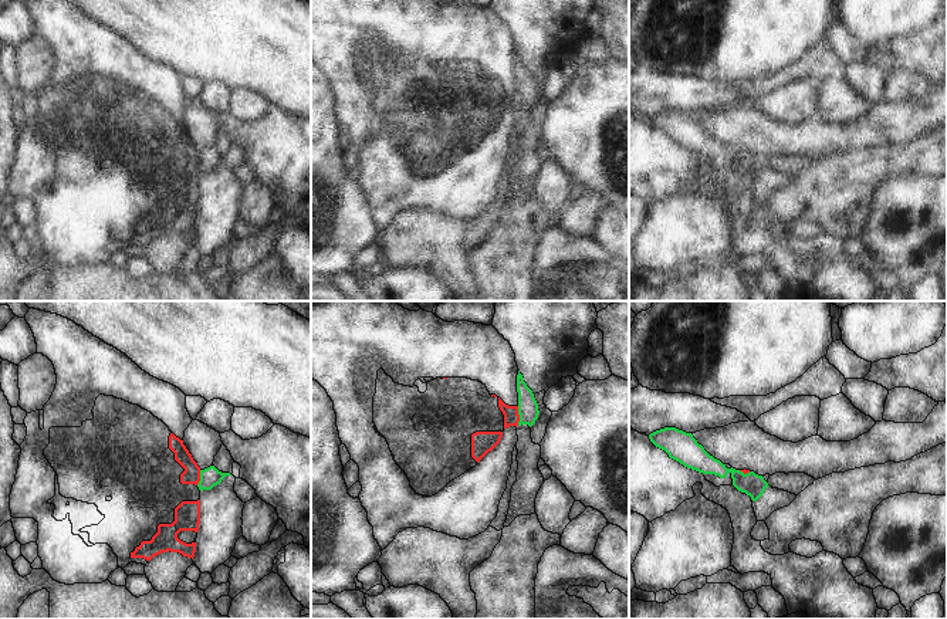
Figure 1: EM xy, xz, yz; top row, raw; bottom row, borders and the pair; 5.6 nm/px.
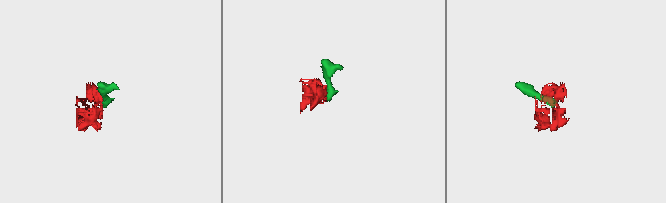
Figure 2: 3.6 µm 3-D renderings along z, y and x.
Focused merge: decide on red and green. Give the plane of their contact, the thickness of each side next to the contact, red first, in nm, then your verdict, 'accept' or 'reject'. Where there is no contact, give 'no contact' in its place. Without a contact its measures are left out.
contact in xz; calibres 90 and 120 nm; reject

